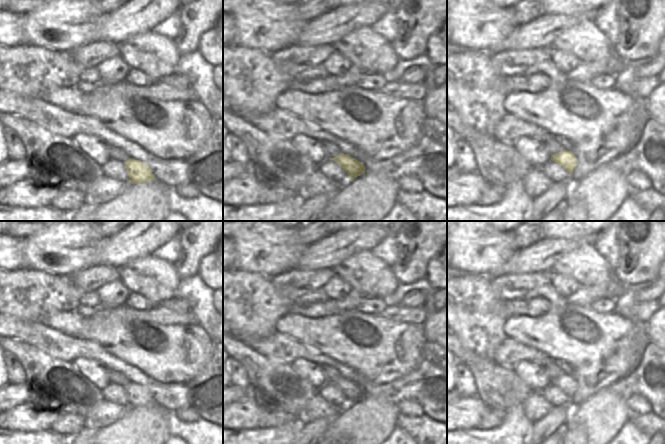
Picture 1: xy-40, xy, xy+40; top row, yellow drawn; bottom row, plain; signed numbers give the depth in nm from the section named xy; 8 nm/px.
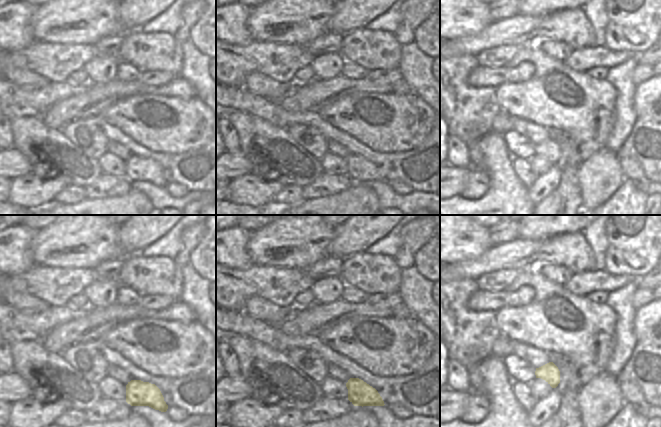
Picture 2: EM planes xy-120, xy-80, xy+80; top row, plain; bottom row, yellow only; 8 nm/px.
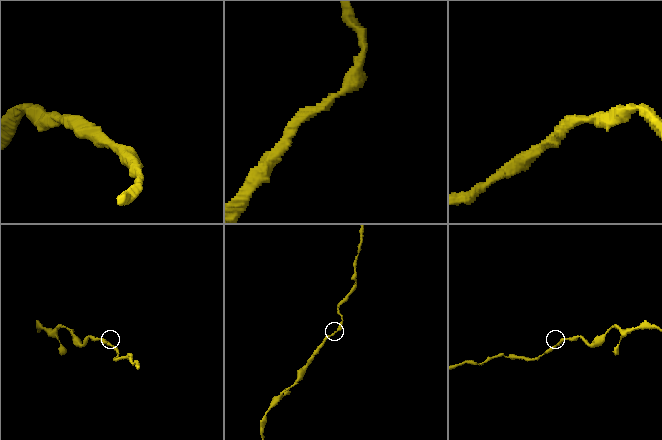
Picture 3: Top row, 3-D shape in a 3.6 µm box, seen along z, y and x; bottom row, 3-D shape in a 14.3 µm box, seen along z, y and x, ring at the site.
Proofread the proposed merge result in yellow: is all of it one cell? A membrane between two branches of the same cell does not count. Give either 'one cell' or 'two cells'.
one cell

